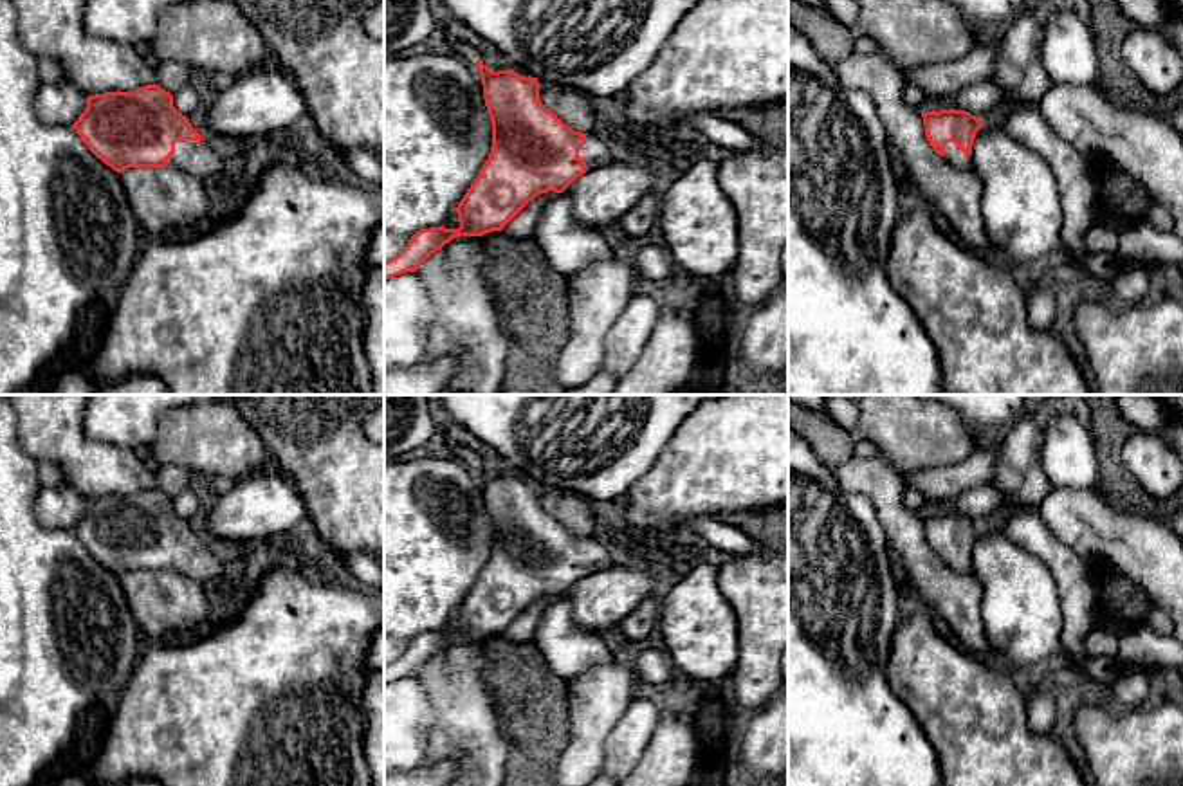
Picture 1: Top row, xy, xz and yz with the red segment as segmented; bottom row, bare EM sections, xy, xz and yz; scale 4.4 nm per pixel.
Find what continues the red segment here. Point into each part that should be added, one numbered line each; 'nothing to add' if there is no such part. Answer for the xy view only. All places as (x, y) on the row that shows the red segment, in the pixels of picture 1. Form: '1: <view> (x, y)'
1: xy (197, 157)

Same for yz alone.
1: yz (954, 157)

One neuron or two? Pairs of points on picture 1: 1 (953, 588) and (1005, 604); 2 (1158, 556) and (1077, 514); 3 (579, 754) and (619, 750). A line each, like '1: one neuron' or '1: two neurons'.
1: two neurons
2: one neuron
3: two neurons

